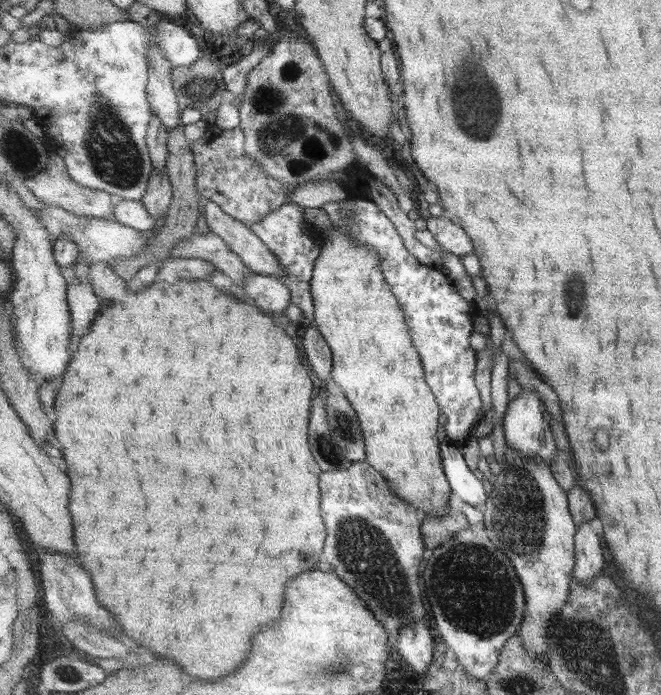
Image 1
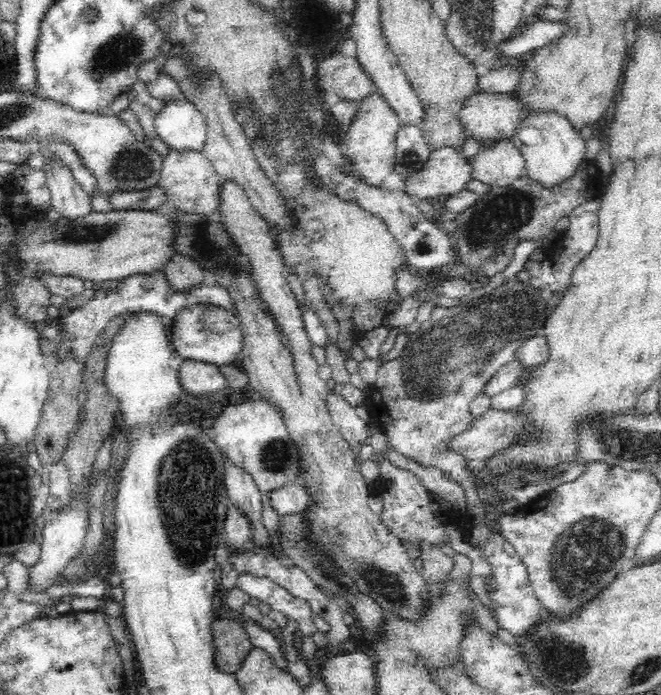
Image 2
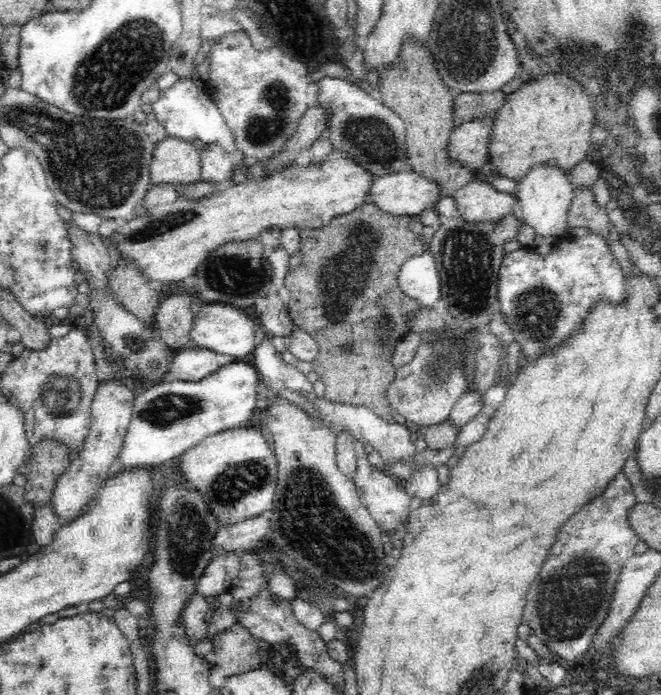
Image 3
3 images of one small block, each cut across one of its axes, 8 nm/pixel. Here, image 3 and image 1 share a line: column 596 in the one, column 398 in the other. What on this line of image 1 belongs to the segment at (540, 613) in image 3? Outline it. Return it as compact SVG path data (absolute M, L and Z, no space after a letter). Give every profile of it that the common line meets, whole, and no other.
M367 461L353 463L347 470L323 472L321 484L323 516L327 518L329 530L327 548L323 556L335 566L337 574L343 576L355 592L359 592L359 597L365 600L379 622L397 640L402 628L409 627L411 623L419 623L428 616L423 604L423 592L419 588L423 552L427 550L426 537L423 536L422 530L427 514L395 493L386 476Z

